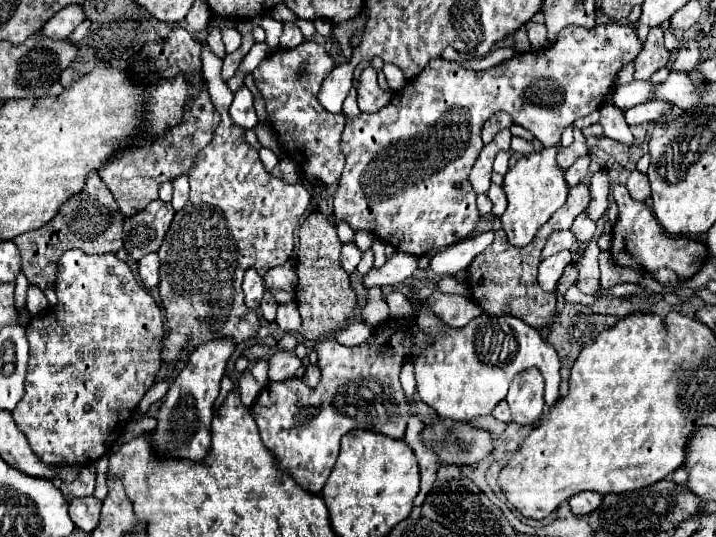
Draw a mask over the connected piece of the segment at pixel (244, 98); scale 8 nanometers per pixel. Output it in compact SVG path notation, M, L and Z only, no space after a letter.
M241 86L237 92L235 92L235 100L229 108L229 114L233 118L233 122L241 128L255 128L257 124L257 114L255 114L255 108L253 108L253 94Z

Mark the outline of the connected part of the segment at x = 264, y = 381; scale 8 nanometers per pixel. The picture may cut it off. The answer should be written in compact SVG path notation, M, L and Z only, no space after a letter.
M259 360L253 368L251 368L251 374L261 386L266 387L269 384L268 378L268 369L269 364L267 364L267 360Z

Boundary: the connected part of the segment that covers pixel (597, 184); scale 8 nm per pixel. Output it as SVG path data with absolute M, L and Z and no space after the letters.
M599 170L599 172L591 174L589 182L591 182L591 204L589 204L587 216L597 222L605 214L607 204L609 204L609 174L607 174L607 170Z

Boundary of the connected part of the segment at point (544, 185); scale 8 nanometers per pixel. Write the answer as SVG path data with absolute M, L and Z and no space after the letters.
M543 148L541 152L533 152L529 156L521 156L511 170L505 174L503 190L507 194L507 210L501 216L501 226L507 234L509 244L527 246L533 242L537 230L565 204L567 200L567 182L563 178L563 170L555 164L557 150Z

